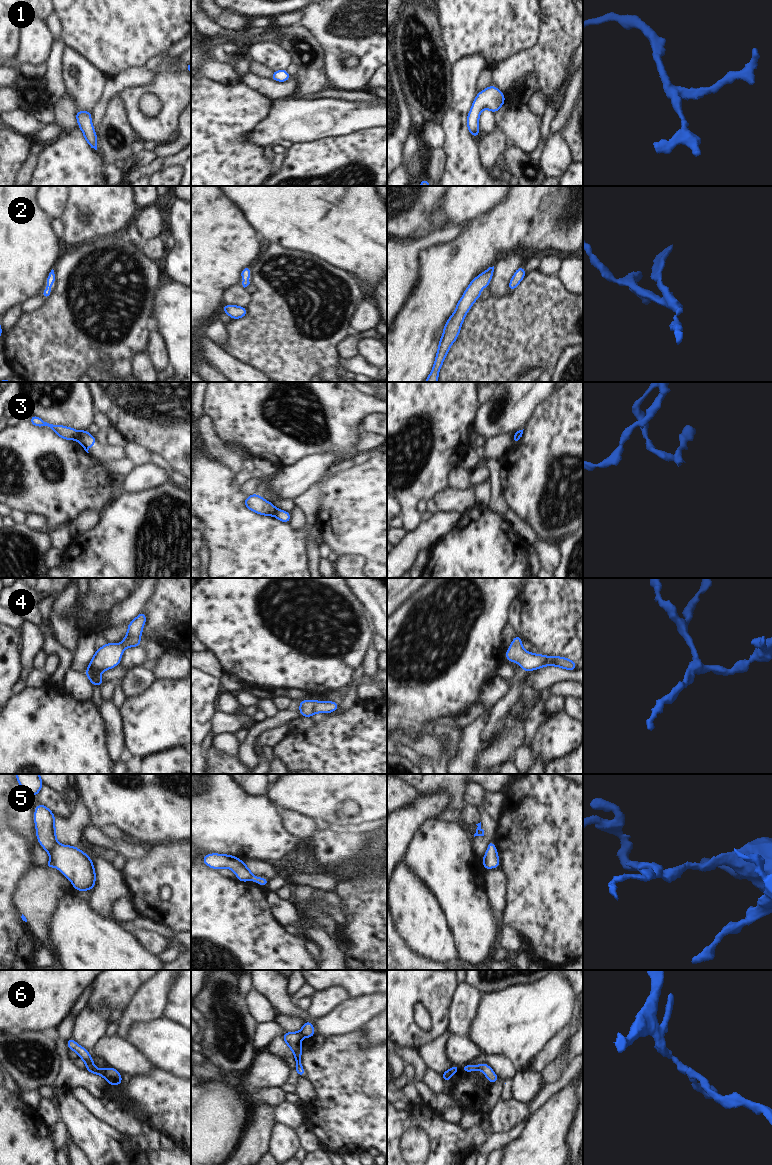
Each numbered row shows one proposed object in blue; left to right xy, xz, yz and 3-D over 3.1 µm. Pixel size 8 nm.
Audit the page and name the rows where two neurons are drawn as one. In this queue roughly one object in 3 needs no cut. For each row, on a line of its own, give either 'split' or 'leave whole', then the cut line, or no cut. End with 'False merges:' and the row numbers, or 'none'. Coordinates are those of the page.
1: leave whole; cut none
2: leave whole; cut none
3: split; cut xy (79, 432), (77, 439)
4: leave whole; cut none
5: split; cut xy (57, 842), (50, 854)
6: split; cut xy (105, 1069), (102, 1076)
False merges: 3, 5, 6

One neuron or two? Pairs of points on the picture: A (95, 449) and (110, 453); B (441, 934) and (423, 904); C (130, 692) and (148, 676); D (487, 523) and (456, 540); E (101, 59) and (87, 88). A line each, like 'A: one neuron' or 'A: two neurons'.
A: one neuron
B: one neuron
C: one neuron
D: one neuron
E: two neurons

